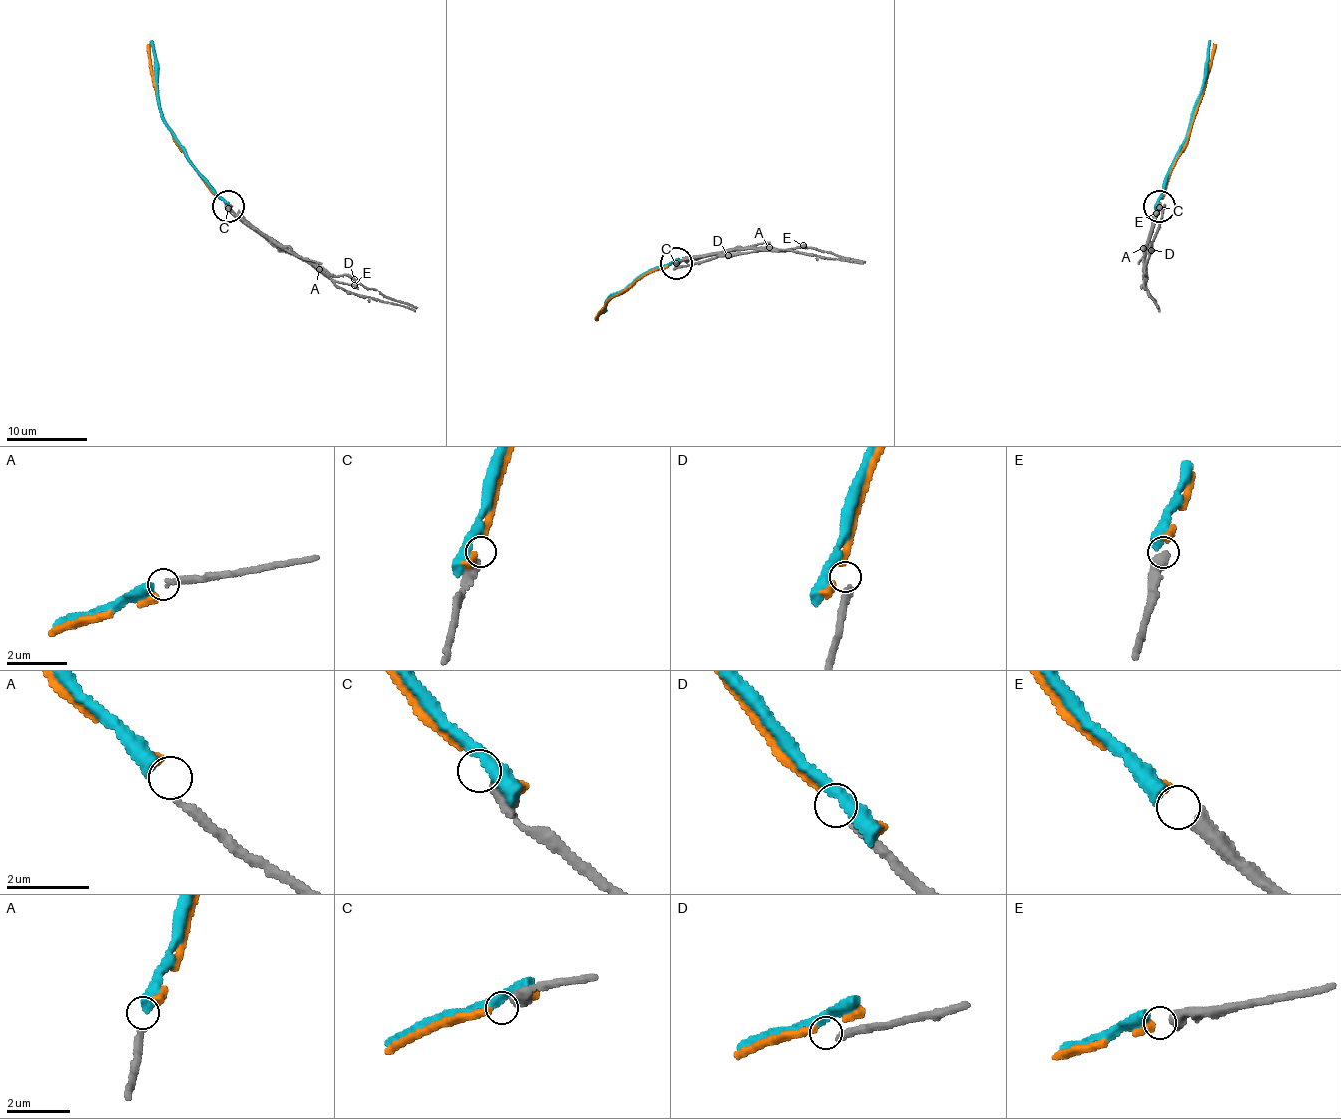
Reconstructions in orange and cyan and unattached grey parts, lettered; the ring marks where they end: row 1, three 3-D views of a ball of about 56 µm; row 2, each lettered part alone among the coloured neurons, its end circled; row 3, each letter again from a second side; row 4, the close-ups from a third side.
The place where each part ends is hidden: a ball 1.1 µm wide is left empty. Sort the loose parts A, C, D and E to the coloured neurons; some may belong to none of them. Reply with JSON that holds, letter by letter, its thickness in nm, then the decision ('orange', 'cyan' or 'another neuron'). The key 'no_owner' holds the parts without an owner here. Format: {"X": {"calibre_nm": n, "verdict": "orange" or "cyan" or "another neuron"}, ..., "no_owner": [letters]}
{"A": {"calibre_nm": 200, "verdict": "cyan"}, "C": {"calibre_nm": 400, "verdict": "another neuron"}, "D": {"calibre_nm": 240, "verdict": "another neuron"}, "E": {"calibre_nm": 400, "verdict": "orange"}, "no_owner": ["C", "D"]}

